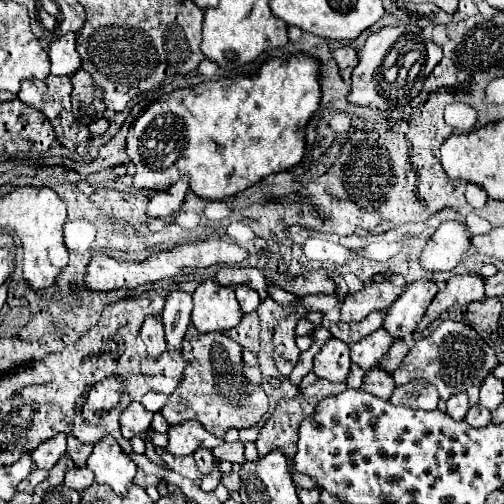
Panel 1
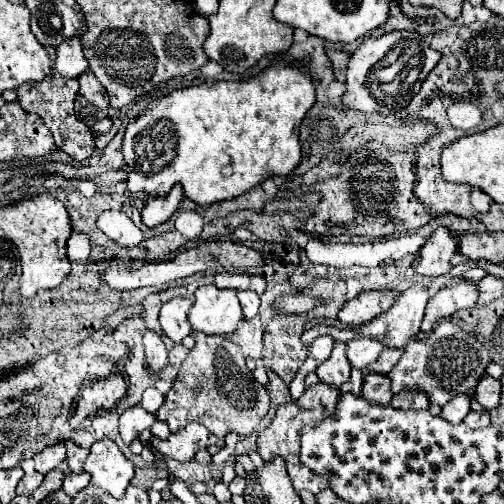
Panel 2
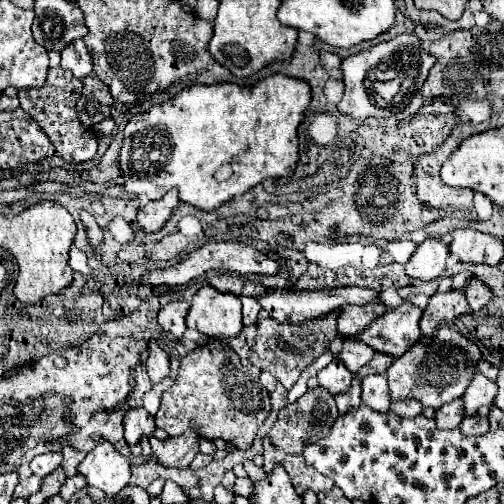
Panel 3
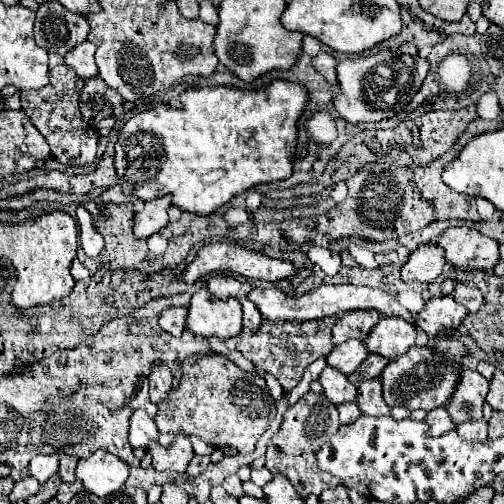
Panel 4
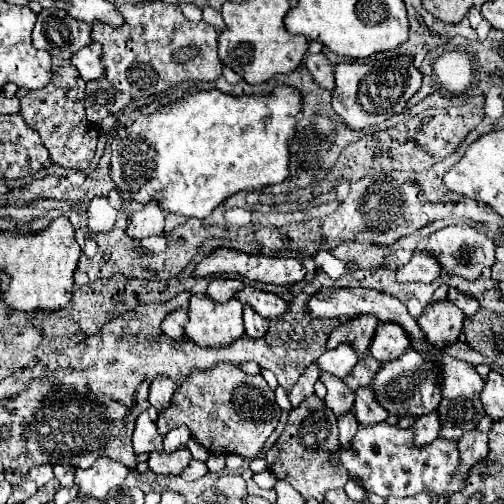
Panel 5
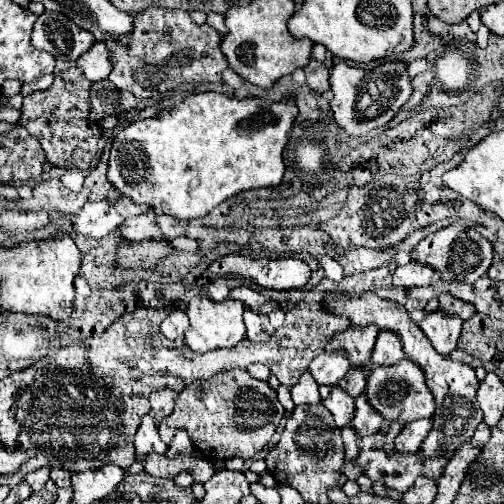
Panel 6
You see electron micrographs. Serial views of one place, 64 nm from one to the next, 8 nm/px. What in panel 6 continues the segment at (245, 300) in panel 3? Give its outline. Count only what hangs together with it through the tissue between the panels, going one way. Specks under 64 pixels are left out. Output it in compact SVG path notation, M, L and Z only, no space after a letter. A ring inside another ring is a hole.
M250 308L244 310L244 324L246 324L246 338L252 342L266 342L274 334L268 316L252 312Z

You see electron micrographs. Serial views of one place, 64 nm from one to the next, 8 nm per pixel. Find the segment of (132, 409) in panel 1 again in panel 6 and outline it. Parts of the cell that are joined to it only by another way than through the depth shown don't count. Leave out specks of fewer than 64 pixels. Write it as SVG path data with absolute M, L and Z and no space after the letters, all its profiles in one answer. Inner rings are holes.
M146 414L144 420L140 422L140 428L136 432L136 438L134 438L134 446L136 446L136 454L140 456L146 456L150 452L156 452L156 454L166 454L166 444L160 440L158 436L158 428L154 424L154 420Z

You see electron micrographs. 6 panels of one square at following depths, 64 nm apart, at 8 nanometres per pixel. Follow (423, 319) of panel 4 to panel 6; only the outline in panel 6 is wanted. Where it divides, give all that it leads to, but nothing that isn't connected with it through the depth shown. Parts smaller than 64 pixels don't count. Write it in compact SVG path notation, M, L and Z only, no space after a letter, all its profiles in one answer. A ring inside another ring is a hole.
M436 310L436 312L426 314L426 318L418 326L428 336L432 346L442 356L448 356L456 348L456 344L458 344L460 330L462 330L462 320L456 314L448 316L442 310Z

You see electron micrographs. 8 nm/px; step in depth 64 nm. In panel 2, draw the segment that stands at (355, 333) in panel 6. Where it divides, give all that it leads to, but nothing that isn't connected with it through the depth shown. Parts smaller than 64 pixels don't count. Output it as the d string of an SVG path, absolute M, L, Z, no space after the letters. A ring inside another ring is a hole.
M372 290L372 292L362 292L360 296L348 300L340 314L338 320L346 322L346 324L362 324L368 322L372 318L376 318L378 314L386 312L392 302L394 302L396 292L388 290L388 292L380 292L380 290Z

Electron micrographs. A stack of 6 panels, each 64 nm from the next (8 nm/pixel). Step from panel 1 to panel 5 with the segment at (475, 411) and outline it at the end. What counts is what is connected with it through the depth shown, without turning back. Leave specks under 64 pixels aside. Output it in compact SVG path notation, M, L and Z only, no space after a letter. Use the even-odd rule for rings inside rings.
M474 428L472 432L464 432L464 436L458 440L460 452L462 452L462 464L474 464L480 456L488 454L488 436Z

